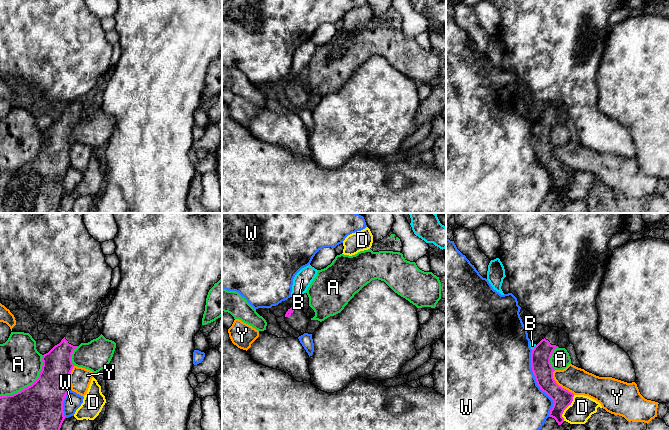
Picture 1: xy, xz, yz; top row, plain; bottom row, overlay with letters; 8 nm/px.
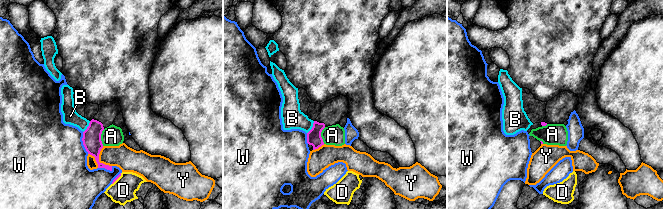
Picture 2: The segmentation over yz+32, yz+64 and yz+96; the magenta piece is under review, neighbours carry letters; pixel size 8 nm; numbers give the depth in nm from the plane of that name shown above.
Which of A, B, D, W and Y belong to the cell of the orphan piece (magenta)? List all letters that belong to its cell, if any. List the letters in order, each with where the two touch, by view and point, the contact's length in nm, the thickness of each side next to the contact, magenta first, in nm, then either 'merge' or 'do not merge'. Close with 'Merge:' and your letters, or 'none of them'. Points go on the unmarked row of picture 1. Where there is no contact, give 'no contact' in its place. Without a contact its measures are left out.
A: xy (30, 161) | 480 nm | 460/340 nm | do not merge
B: yz (534, 124) | 60 nm | 160/50 nm | do not merge
D: yz (566, 183) | 220 nm | 160/190 nm | do not merge
W: yz (537, 159) | 550 nm | 160/500 nm | do not merge
Y: yz (558, 161) | 260 nm | 160/200 nm | do not merge
Merge: none of them

